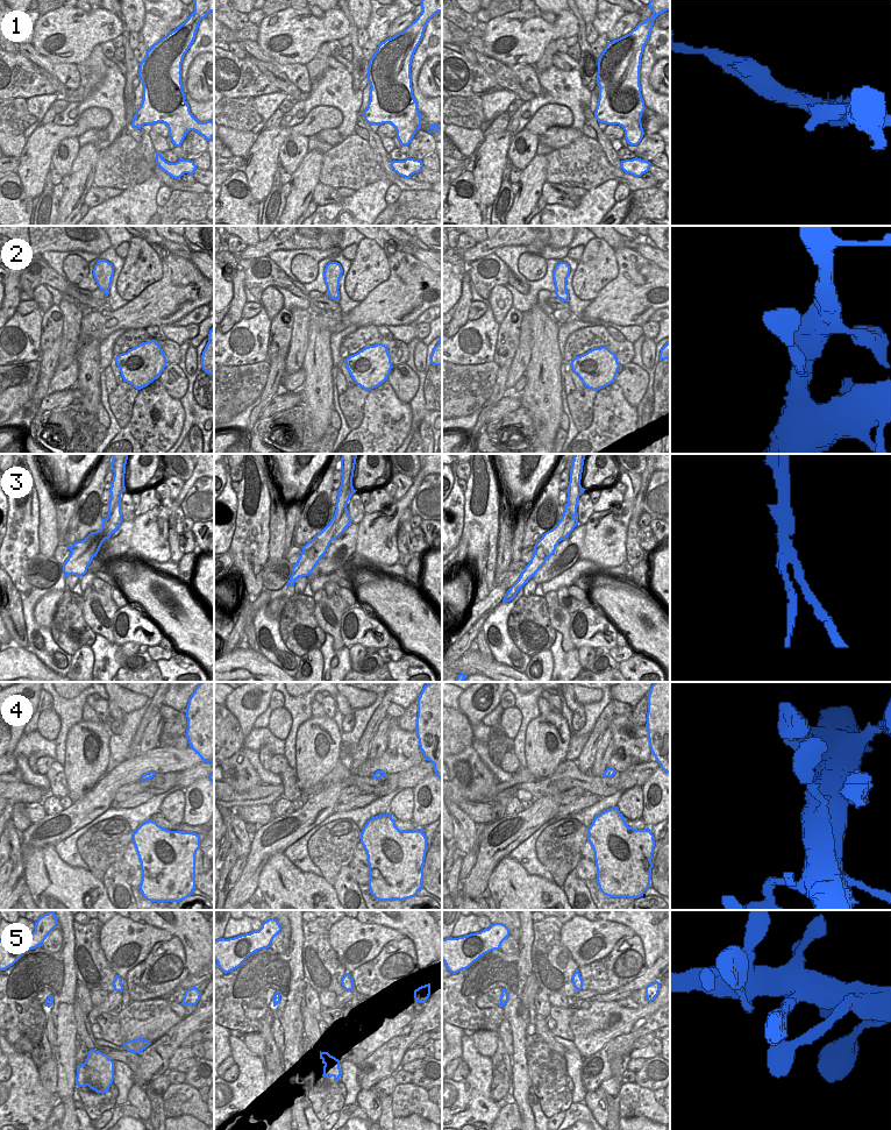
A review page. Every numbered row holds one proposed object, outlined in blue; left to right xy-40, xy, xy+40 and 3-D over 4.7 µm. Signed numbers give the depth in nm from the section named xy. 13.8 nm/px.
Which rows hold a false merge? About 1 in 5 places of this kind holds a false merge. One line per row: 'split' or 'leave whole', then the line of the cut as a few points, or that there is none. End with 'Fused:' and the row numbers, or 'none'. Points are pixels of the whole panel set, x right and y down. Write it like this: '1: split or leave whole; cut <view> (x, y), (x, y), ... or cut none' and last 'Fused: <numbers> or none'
1: leave whole; cut none
2: leave whole; cut none
3: split; cut xy-40 (120, 492), (120, 499), (109, 518), (105, 538)
4: leave whole; cut none
5: leave whole; cut none
Fused: 3

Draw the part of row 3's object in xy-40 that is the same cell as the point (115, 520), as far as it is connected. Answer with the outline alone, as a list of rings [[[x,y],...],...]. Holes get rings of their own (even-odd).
[[[120,493],[120,502],[114,507],[113,513],[108,521],[108,526],[107,526],[107,531],[106,531],[106,539],[109,539],[111,535],[120,527],[120,525],[123,521],[120,503],[121,503],[121,493]]]

